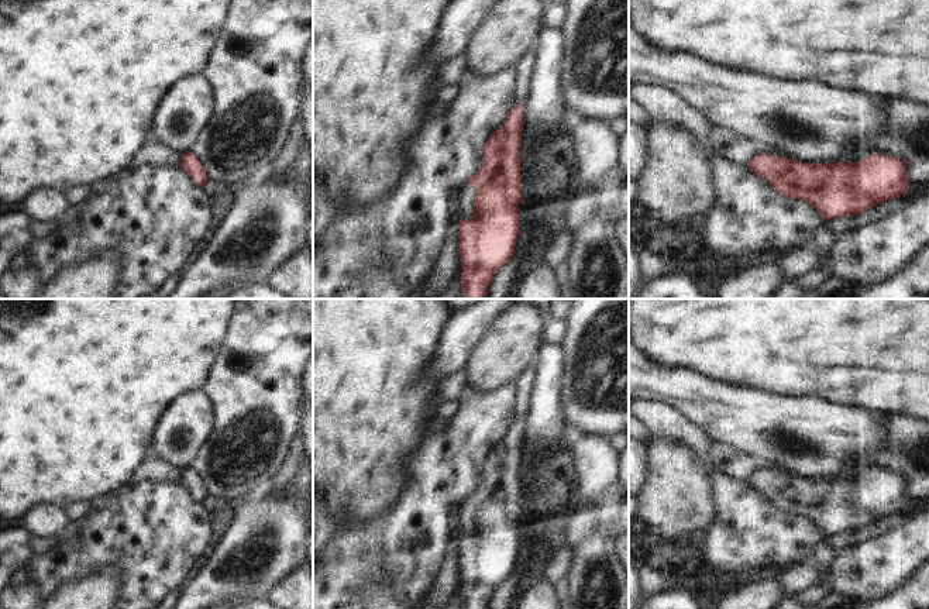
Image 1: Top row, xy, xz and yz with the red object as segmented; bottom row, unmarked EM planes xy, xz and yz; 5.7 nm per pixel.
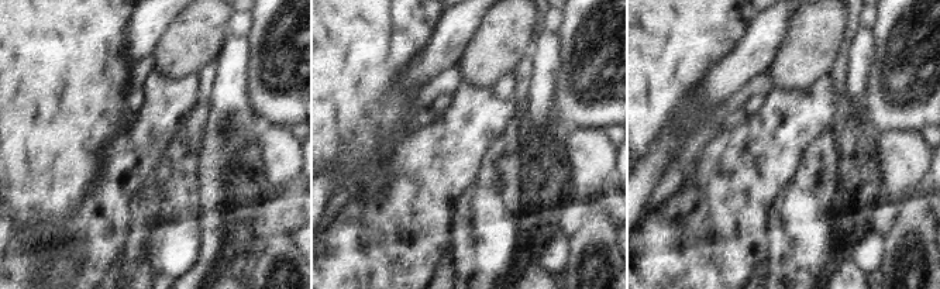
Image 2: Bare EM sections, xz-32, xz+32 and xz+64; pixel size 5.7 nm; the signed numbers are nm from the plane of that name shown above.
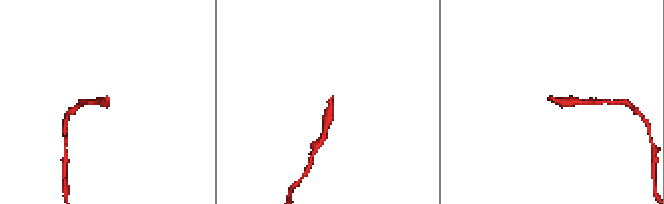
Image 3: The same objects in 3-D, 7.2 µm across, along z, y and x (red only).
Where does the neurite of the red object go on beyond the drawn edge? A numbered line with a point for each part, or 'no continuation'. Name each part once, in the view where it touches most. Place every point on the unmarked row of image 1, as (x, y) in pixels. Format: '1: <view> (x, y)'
1: xz (523, 384)

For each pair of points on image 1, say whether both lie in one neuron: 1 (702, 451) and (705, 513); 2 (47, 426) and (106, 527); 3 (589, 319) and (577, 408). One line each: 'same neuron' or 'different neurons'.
1: different neurons
2: different neurons
3: same neuron

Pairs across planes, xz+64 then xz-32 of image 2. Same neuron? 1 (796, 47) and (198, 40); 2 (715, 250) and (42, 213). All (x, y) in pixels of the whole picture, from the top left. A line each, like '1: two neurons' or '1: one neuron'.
1: one neuron
2: two neurons

